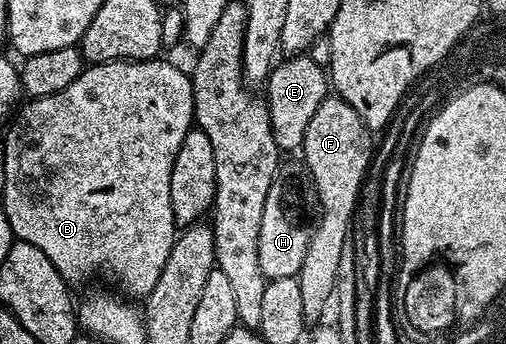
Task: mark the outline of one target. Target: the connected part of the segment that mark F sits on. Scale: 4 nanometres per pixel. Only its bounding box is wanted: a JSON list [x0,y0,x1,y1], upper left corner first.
[296,94,374,322]

